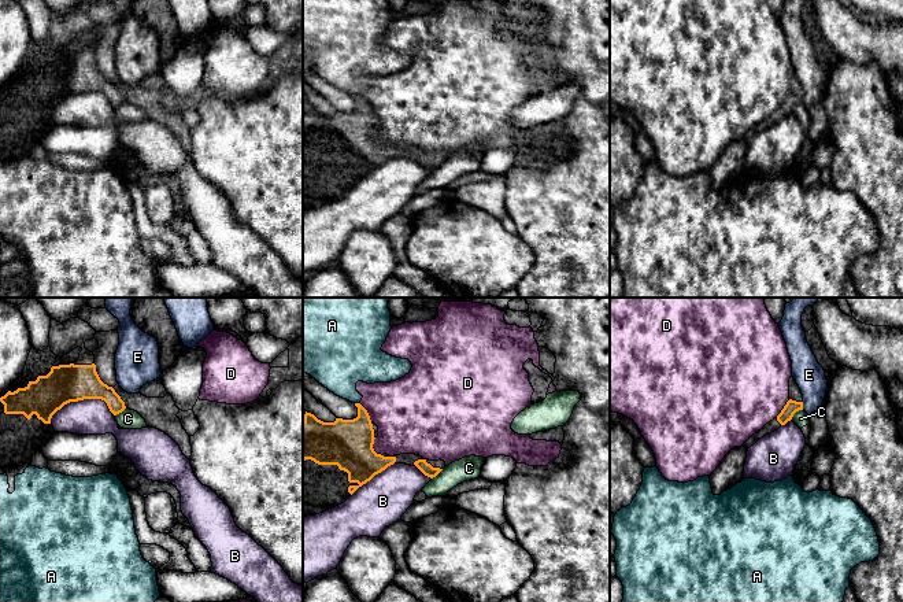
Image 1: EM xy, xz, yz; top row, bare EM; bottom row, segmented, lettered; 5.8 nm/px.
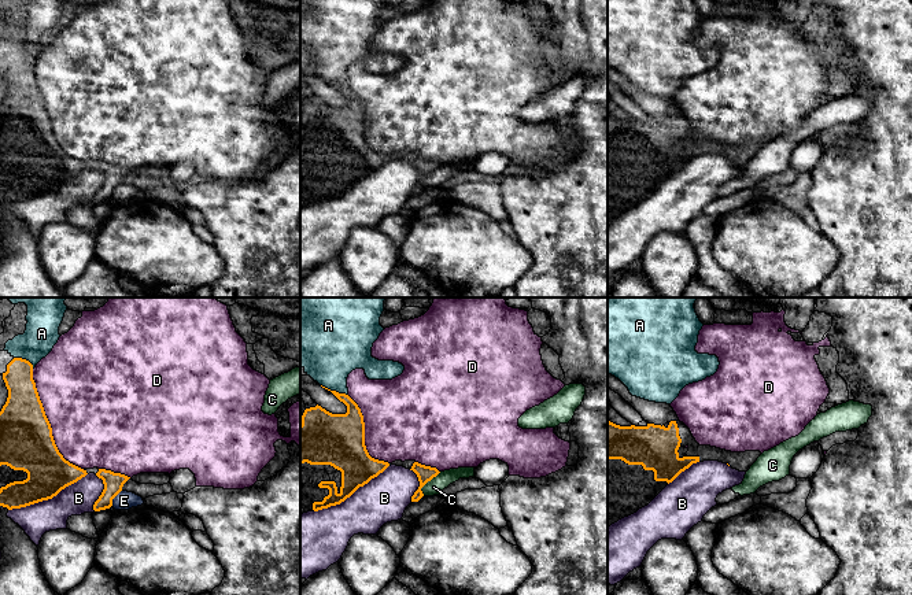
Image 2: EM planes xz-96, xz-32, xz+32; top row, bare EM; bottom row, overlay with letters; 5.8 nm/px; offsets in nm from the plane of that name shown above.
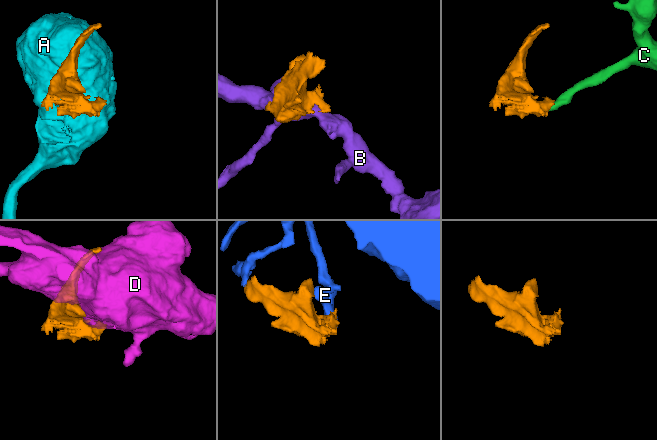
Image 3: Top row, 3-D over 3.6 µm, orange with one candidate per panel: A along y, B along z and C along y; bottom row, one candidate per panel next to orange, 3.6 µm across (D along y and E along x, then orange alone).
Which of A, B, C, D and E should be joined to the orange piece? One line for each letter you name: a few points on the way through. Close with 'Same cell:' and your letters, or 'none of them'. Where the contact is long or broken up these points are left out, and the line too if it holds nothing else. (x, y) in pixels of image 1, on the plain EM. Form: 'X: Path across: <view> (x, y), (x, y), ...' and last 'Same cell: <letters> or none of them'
Same cell: none of them

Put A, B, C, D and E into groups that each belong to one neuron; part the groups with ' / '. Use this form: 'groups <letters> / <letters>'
groups A / B / C / D / E

